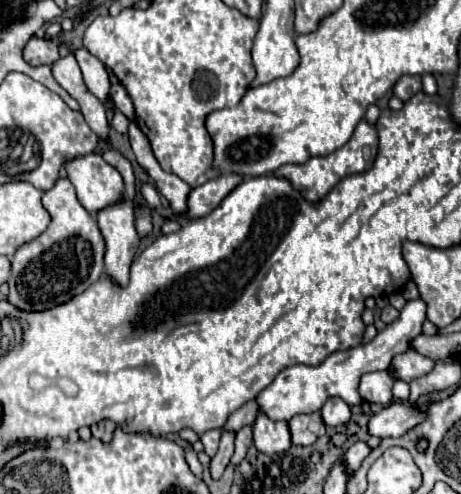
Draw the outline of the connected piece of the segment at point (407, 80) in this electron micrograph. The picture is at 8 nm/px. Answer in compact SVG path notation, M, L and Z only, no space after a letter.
M406 74L404 78L400 78L400 80L396 82L394 94L396 94L400 100L408 100L408 98L412 98L420 88L422 88L420 76L410 76L410 74Z

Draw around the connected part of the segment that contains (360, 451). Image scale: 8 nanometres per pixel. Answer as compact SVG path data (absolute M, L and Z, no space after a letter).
M356 442L346 454L340 456L340 460L344 460L344 462L348 464L348 472L352 474L352 472L356 472L356 470L360 468L362 460L364 460L368 454L370 454L370 446L368 446L366 442Z

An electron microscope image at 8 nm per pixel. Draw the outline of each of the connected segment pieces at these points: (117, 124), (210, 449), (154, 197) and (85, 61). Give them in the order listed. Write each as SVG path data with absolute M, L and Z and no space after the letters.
M116 110L114 112L114 118L112 118L112 128L116 130L116 132L122 132L122 134L126 134L128 132L128 126L130 126L130 118L126 118L120 110Z
M208 430L208 432L204 432L202 436L200 436L200 440L202 440L202 444L204 444L204 452L212 458L214 454L216 454L216 450L218 450L218 440L220 440L220 430Z
M145 184L141 188L141 194L146 199L149 206L153 209L161 207L161 201L157 189L150 185Z
M78 48L74 52L74 56L80 64L88 90L102 102L110 100L110 80L108 80L108 72L106 72L104 64L96 56L92 56L86 48Z

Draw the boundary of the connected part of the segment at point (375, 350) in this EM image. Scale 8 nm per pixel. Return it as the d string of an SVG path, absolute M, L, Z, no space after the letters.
M420 298L412 300L402 308L400 318L396 322L388 324L382 332L378 332L378 336L372 342L344 350L344 352L330 354L320 366L296 364L296 366L284 368L276 376L276 380L256 396L254 402L260 406L260 414L264 414L272 420L290 420L296 414L318 412L322 408L322 404L326 402L326 398L330 398L330 396L338 396L350 406L360 404L362 402L360 392L358 392L360 376L364 372L386 370L390 366L392 356L408 350L408 342L420 334L424 320L426 320L426 304Z

